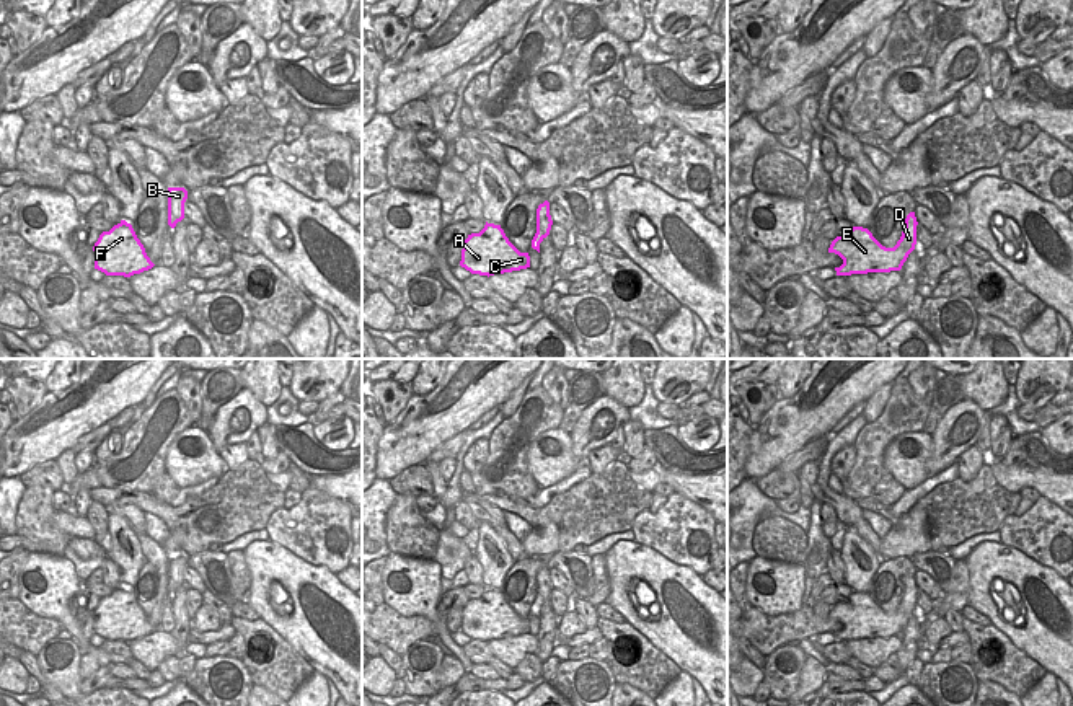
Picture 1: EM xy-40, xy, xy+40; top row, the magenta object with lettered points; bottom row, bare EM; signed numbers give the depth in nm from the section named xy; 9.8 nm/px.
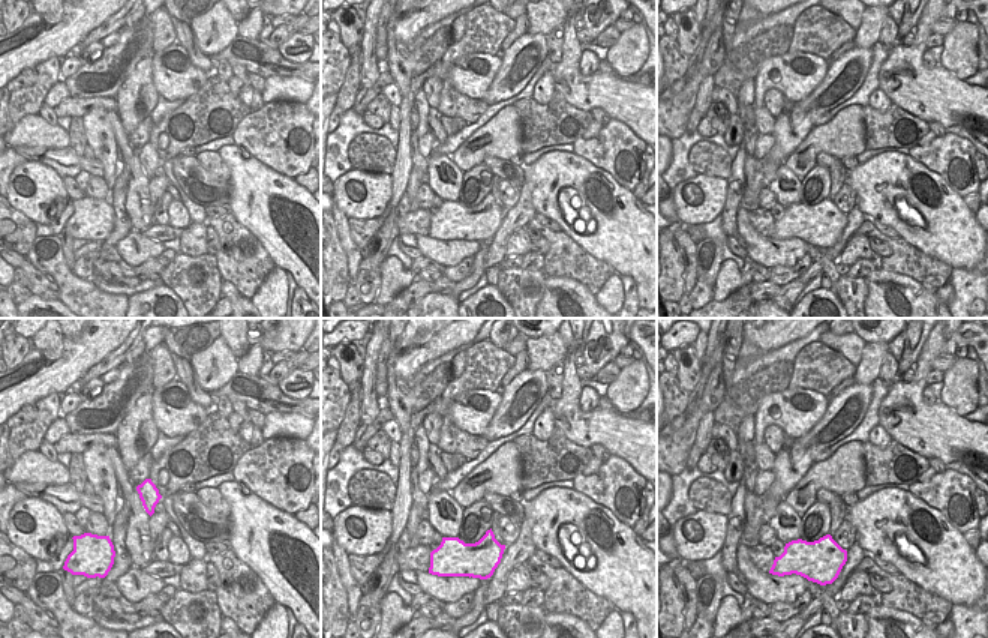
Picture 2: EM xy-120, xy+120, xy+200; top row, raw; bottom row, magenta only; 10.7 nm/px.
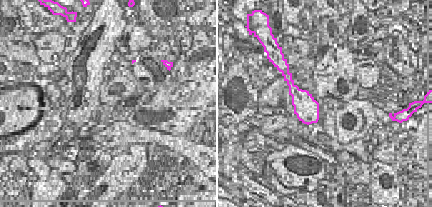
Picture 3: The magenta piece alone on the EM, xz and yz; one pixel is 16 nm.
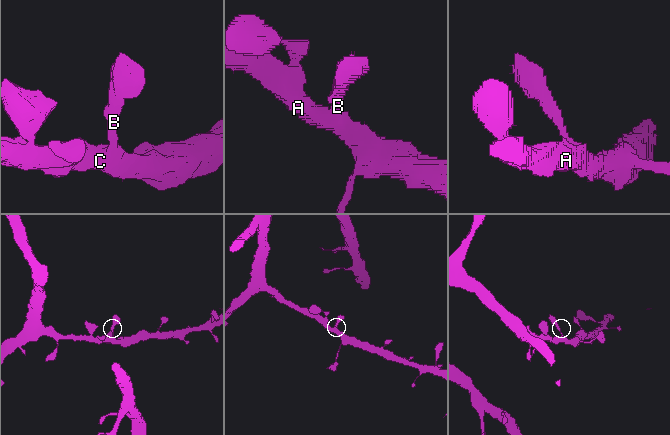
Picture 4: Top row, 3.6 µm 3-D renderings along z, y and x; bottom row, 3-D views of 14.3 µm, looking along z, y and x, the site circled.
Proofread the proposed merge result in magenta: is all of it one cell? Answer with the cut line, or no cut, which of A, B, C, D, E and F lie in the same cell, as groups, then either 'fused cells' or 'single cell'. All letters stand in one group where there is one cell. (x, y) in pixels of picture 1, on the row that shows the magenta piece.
cut none; groups A B C D E F; single cell

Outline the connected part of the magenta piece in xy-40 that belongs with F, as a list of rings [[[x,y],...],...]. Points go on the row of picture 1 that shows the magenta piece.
[[[121,220],[109,232],[103,232],[93,246],[95,269],[106,276],[130,277],[152,269],[155,264],[145,253],[134,228]]]

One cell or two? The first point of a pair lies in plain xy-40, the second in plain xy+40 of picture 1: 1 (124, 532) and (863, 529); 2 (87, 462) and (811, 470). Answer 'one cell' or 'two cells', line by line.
1: two cells
2: one cell

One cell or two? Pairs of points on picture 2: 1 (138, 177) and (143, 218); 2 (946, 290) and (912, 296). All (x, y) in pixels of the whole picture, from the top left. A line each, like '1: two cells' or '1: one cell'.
1: one cell
2: two cells

